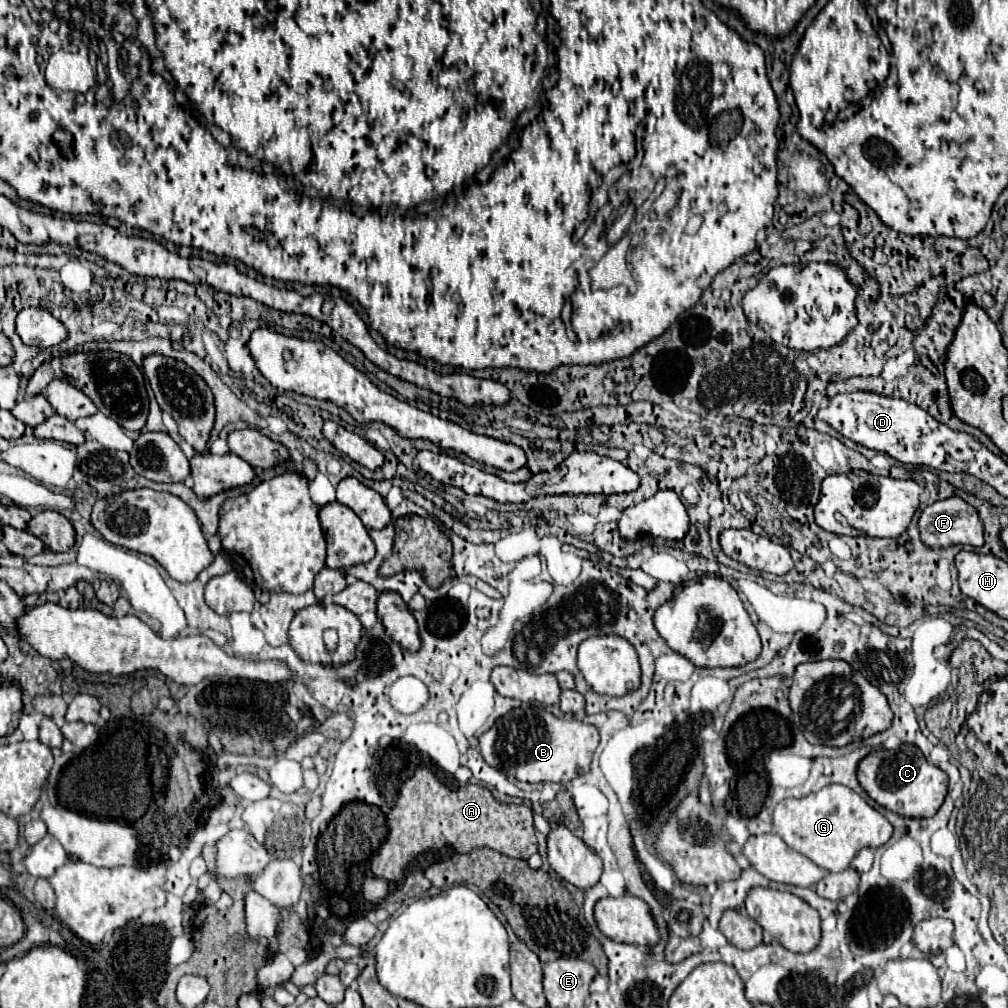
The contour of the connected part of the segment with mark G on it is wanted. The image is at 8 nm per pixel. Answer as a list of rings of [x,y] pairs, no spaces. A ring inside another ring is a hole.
[[[827,785],[803,799],[785,799],[773,811],[775,833],[795,851],[809,857],[825,871],[843,871],[863,847],[881,847],[889,841],[893,827],[853,789]]]

